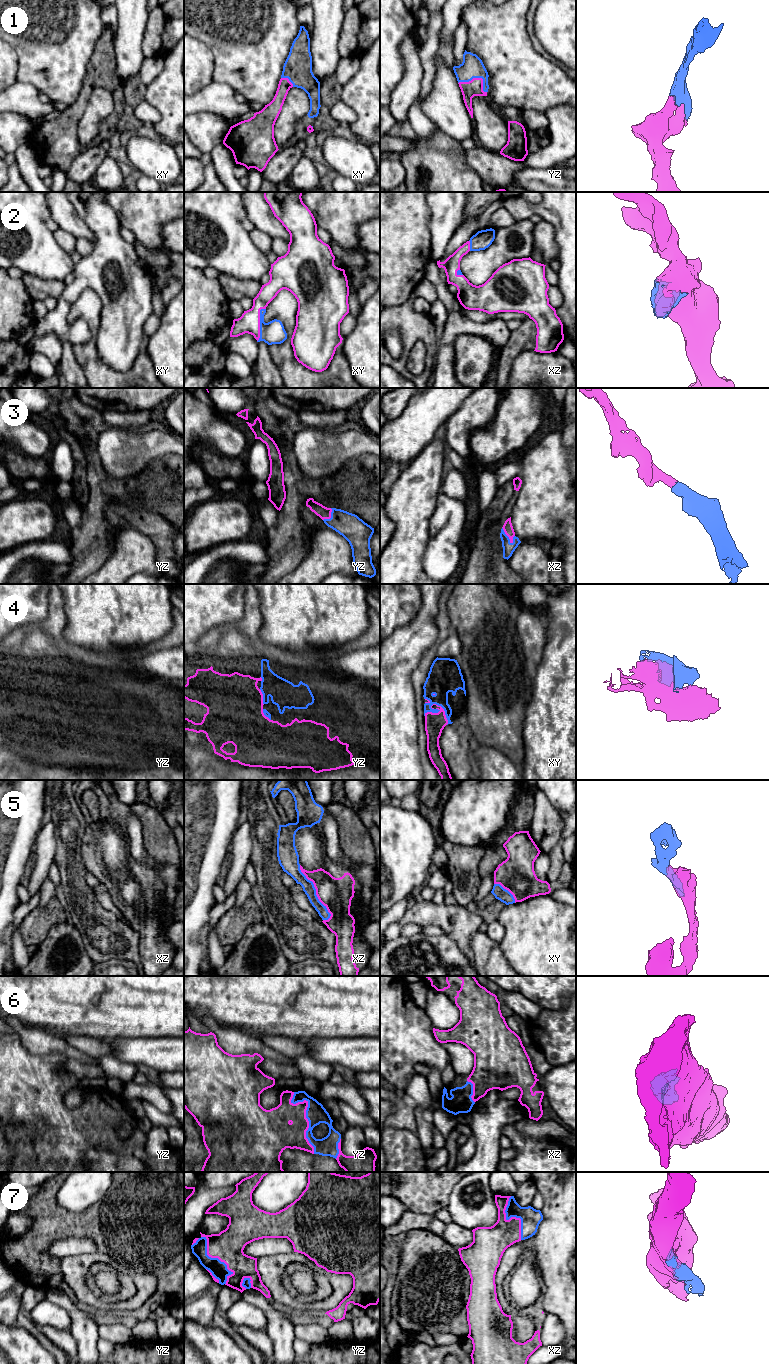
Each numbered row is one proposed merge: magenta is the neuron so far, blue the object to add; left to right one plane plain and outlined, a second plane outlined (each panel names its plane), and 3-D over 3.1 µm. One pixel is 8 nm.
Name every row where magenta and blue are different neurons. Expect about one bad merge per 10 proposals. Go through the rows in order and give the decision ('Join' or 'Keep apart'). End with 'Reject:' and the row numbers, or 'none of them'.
1: Join
2: Join
3: Join
4: Join
5: Join
6: Join
7: Join
Reject: none of them

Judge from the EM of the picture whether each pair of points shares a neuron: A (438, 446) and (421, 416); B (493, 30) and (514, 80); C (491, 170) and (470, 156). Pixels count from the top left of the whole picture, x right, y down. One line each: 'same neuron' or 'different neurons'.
A: different neurons
B: same neuron
C: same neuron

